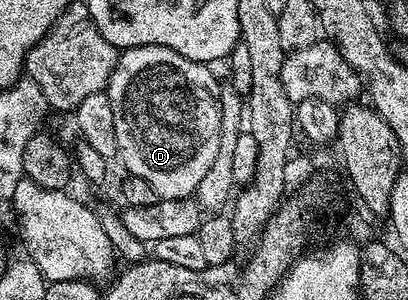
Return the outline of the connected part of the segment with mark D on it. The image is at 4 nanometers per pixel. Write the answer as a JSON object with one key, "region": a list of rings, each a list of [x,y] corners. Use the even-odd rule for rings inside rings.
{"region":[[[132,46],[124,49],[119,55],[111,83],[107,85],[105,91],[113,104],[113,124],[117,128],[117,148],[119,149],[117,158],[118,161],[123,161],[124,171],[127,174],[141,176],[141,180],[147,181],[152,186],[153,192],[157,192],[159,199],[191,198],[197,184],[201,184],[205,172],[209,172],[209,164],[213,164],[214,158],[217,157],[217,148],[221,140],[221,116],[219,115],[221,98],[217,93],[217,86],[215,90],[215,78],[211,75],[211,70],[210,65],[189,60],[164,46]]]}

